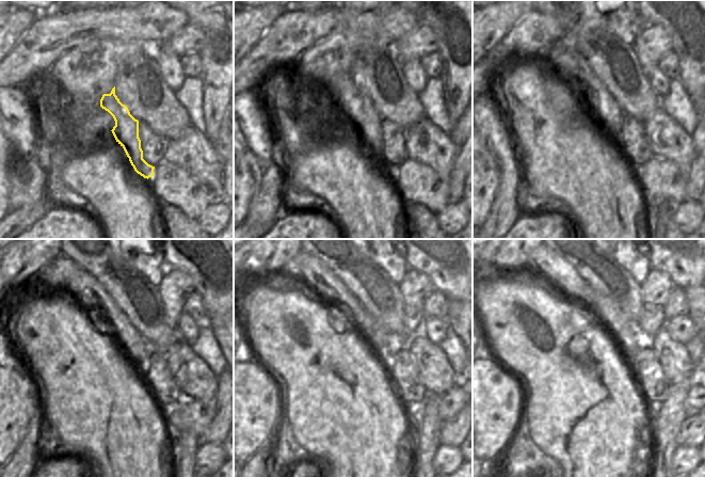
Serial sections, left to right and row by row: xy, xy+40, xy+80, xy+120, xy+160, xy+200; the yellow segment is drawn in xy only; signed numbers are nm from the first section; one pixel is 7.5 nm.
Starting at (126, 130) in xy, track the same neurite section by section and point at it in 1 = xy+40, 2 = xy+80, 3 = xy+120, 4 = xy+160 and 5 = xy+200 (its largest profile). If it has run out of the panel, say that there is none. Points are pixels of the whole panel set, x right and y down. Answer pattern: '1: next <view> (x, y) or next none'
1: next xy+40 (358, 108)
2: next xy+80 (605, 106)
3: next xy+120 (83, 286)
4: next xy+160 (310, 270)
5: next xy+200 (555, 269)

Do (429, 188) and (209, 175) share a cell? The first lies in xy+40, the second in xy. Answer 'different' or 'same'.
different

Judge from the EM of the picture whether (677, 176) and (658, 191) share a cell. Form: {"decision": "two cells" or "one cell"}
{"decision": "one cell"}

